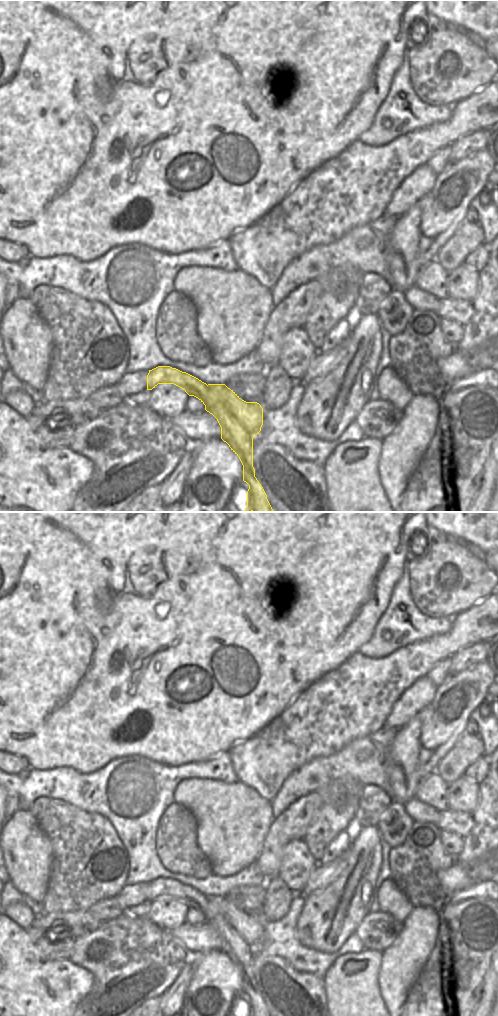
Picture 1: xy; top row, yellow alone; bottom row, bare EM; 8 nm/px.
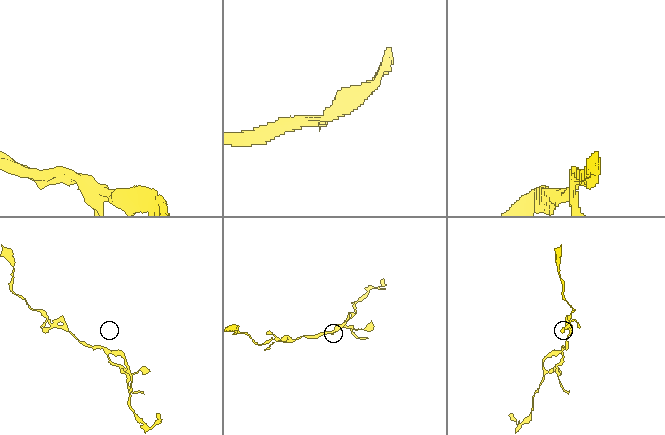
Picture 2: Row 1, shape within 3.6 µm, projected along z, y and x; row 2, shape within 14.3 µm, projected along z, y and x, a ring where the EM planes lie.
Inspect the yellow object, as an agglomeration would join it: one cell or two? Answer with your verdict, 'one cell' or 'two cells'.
two cells

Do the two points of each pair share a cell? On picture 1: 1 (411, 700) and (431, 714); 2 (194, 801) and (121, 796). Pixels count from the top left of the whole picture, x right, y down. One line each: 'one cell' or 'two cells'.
1: two cells
2: two cells

